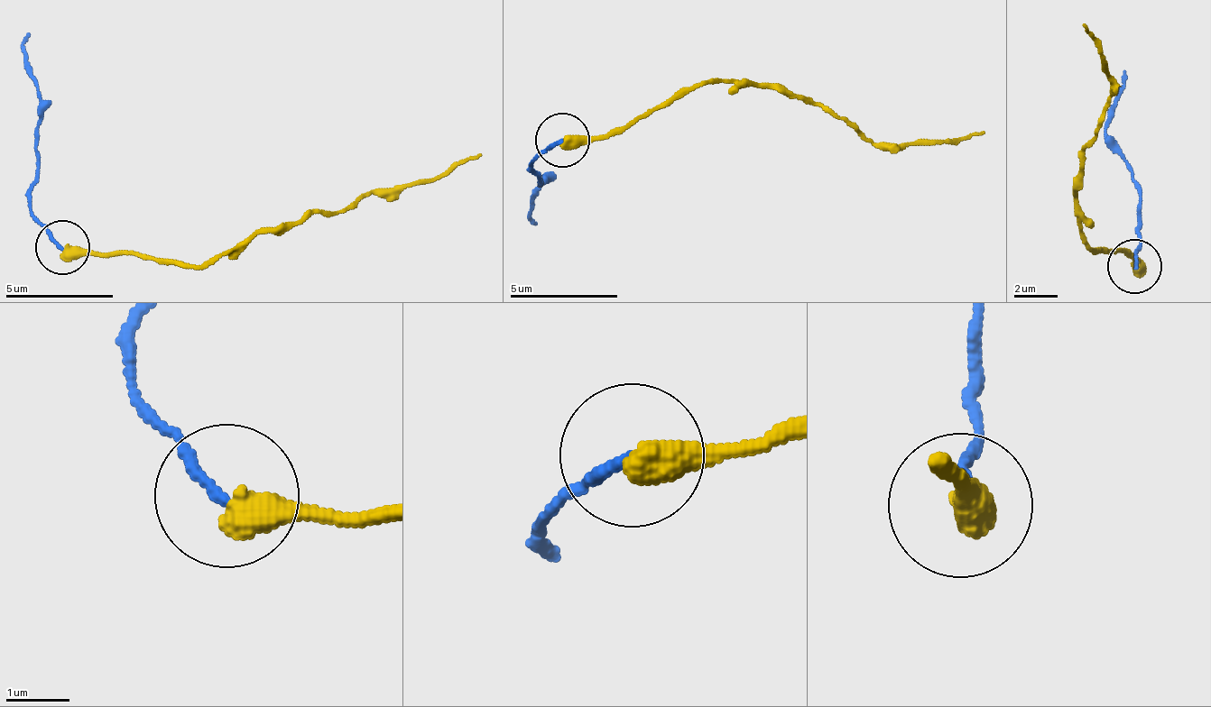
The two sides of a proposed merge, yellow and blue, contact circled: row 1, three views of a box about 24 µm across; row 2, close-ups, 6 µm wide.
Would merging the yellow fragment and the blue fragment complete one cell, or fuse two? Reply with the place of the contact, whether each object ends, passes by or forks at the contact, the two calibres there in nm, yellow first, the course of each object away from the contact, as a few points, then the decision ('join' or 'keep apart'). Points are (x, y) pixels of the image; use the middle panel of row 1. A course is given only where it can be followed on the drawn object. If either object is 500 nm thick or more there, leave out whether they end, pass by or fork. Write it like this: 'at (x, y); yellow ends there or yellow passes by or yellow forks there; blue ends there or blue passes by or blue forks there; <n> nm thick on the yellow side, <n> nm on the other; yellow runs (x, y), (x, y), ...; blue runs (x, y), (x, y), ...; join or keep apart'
at (562, 140); 550 nm thick on the yellow side, 160 nm on the other; yellow runs (560, 141), (614, 137), (711, 84), (788, 86), (871, 142), (952, 142), (985, 133); blue runs (560, 141), (530, 166), (542, 185), (544, 177), (529, 212), (535, 225); keep apart

